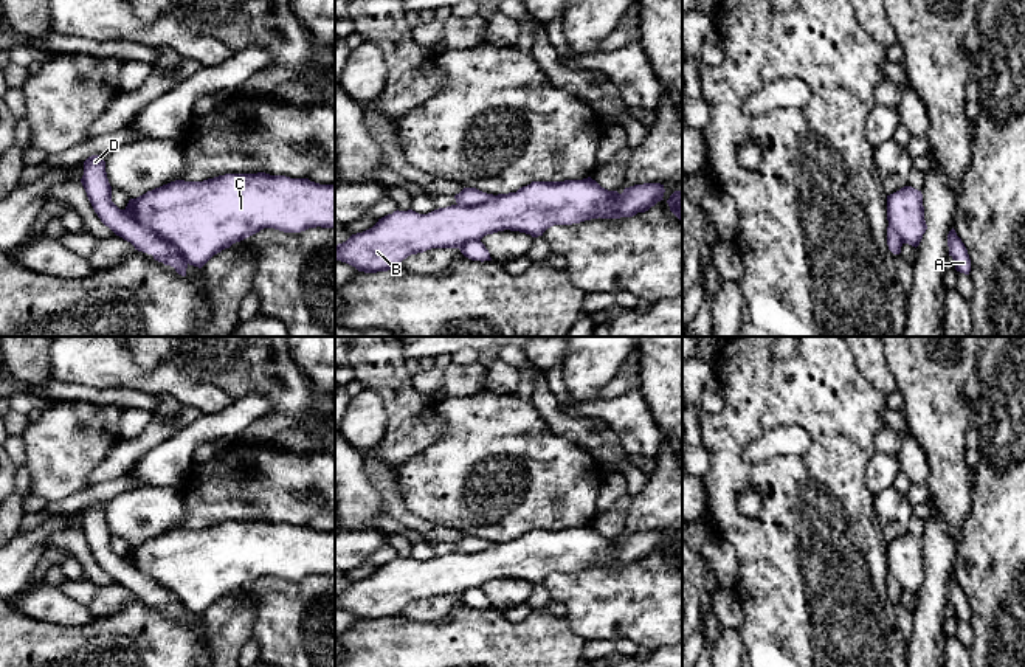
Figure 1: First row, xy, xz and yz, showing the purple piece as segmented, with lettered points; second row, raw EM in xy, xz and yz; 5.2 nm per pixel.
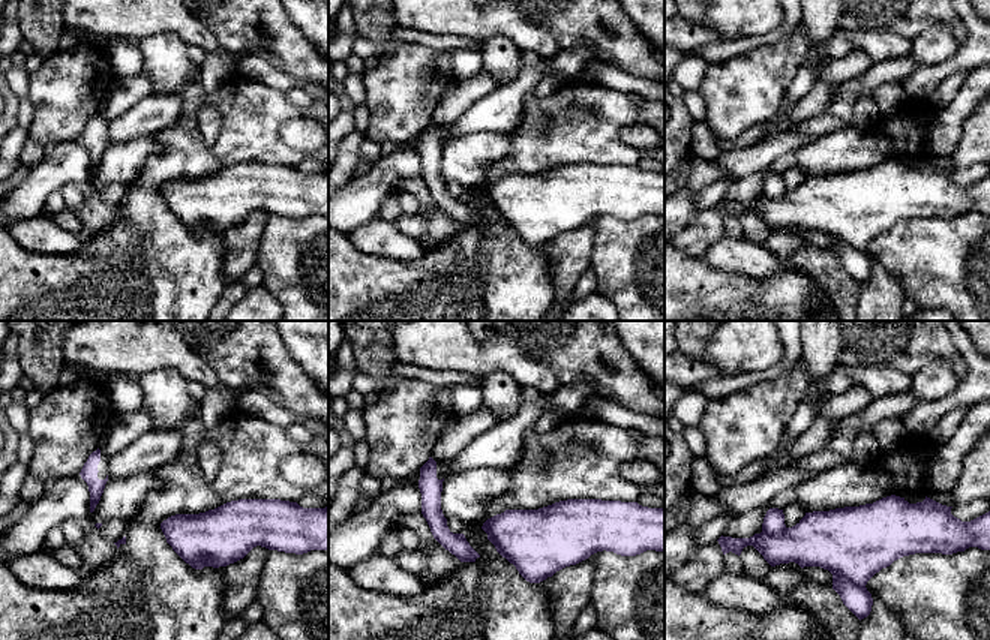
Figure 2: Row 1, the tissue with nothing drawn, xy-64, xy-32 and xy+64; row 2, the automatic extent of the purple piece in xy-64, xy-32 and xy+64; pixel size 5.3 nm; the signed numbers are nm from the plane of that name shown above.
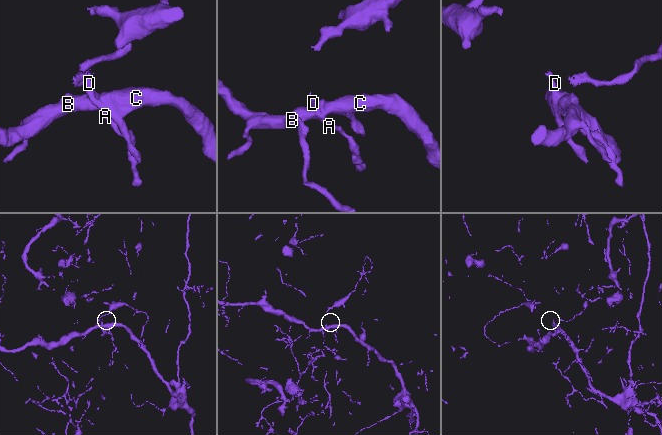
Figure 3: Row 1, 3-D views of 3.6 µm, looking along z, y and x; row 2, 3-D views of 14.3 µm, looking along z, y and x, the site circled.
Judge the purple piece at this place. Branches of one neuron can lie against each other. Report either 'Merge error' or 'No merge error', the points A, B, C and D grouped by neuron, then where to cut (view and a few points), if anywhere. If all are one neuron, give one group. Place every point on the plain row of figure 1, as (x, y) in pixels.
Merge error. Groups: A D / B C. Split along xy (126, 556), (140, 571), (165, 587), (188, 610)

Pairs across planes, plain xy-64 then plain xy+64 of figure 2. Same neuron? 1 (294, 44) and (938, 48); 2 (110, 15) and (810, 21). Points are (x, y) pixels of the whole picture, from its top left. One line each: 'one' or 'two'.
1: two
2: two

